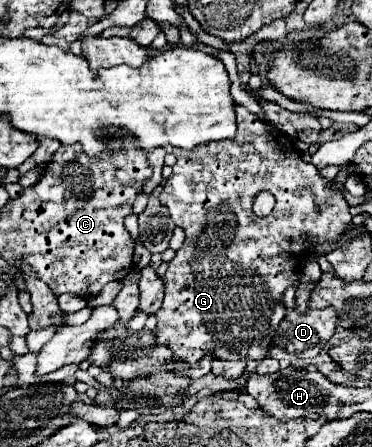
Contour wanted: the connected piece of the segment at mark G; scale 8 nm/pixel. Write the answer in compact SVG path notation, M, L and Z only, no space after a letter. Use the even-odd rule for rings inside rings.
M236 106L236 116L238 116L238 136L234 136L234 140L218 140L218 142L210 142L210 144L200 144L194 150L180 150L174 148L174 156L176 156L176 164L172 166L172 176L164 182L164 190L160 194L160 202L170 210L170 218L174 220L176 226L180 226L186 234L184 246L176 252L174 260L168 264L164 278L164 304L162 308L156 312L158 324L154 328L154 336L156 336L156 344L158 346L168 346L172 350L172 358L174 362L186 362L186 364L194 364L198 362L202 356L214 356L220 360L264 360L268 356L268 346L270 340L274 338L274 332L278 330L280 320L286 316L286 306L282 300L282 294L288 286L292 286L298 280L300 268L304 264L307 256L314 252L316 244L324 244L324 242L336 242L340 240L340 236L346 232L346 228L352 222L352 214L350 214L350 206L344 200L344 196L340 194L340 190L332 190L326 186L326 180L320 178L318 168L314 168L312 164L304 162L294 146L294 140L286 134L282 134L282 130L276 130L272 124L260 120L256 114L248 112L244 106ZM258 192L270 192L276 198L276 206L272 210L272 214L260 218L252 212L252 202L256 198Z

